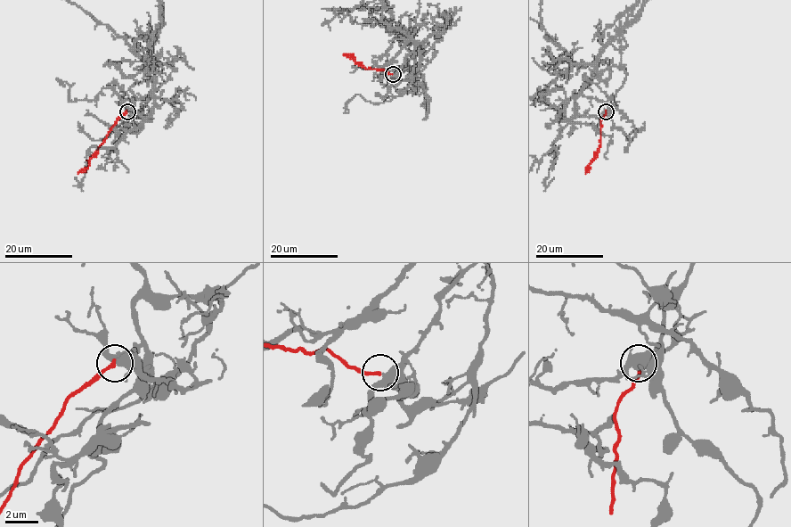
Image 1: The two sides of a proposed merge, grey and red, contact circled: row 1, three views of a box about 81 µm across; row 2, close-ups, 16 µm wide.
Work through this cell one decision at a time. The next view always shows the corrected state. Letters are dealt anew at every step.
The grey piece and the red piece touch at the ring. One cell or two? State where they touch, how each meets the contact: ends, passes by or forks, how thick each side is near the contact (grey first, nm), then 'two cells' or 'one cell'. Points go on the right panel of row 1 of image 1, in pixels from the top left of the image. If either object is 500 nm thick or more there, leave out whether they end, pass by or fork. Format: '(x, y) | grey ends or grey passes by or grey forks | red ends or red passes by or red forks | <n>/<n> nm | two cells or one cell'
(606, 111) | grey forks | red ends | 420/220 nm | two cells

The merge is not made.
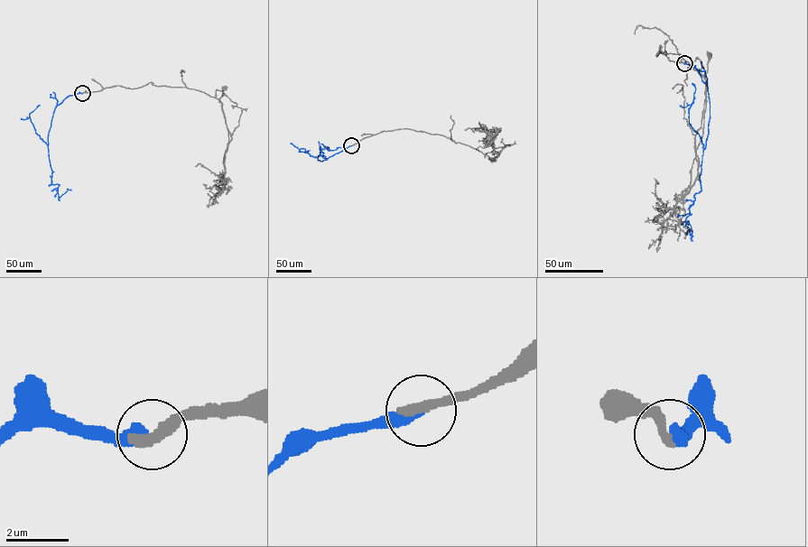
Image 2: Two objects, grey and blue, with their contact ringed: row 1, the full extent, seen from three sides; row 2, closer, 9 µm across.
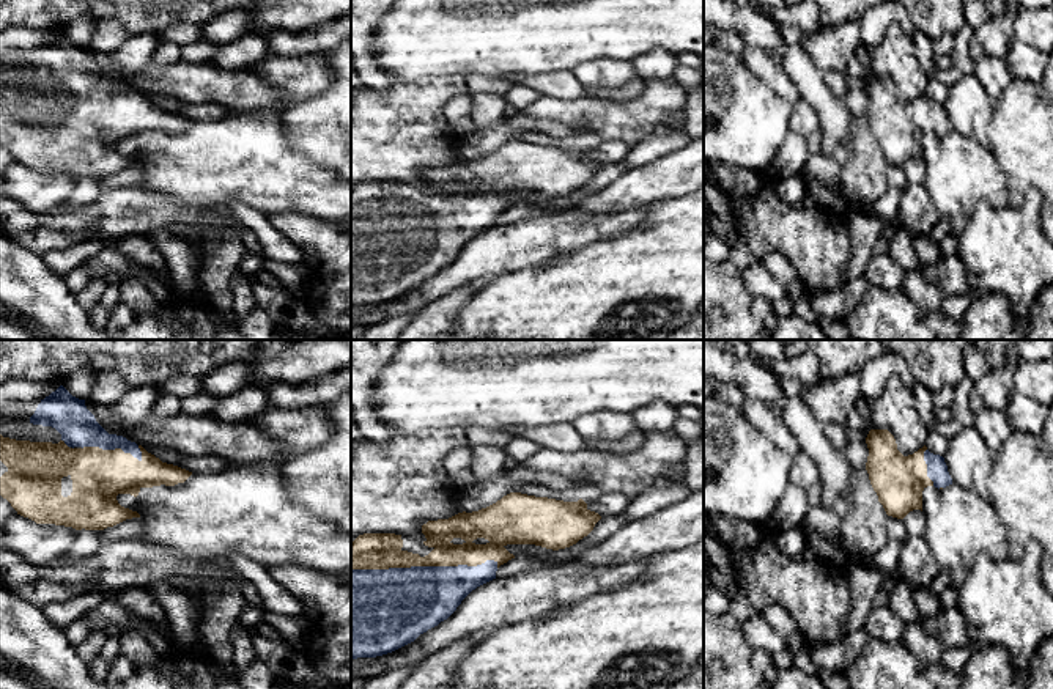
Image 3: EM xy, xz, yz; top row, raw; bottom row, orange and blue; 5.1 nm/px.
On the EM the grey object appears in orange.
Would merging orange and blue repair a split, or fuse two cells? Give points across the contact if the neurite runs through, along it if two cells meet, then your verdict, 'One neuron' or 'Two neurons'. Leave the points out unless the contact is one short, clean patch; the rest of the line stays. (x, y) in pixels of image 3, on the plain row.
One neuron

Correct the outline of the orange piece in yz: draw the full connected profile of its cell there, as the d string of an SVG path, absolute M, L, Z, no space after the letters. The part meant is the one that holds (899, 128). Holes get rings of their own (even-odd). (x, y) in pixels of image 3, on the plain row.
M870 77L866 91L866 118L888 164L903 167L913 157L922 159L927 134L940 137L952 132L944 105L930 101L926 93L903 104L888 77Z

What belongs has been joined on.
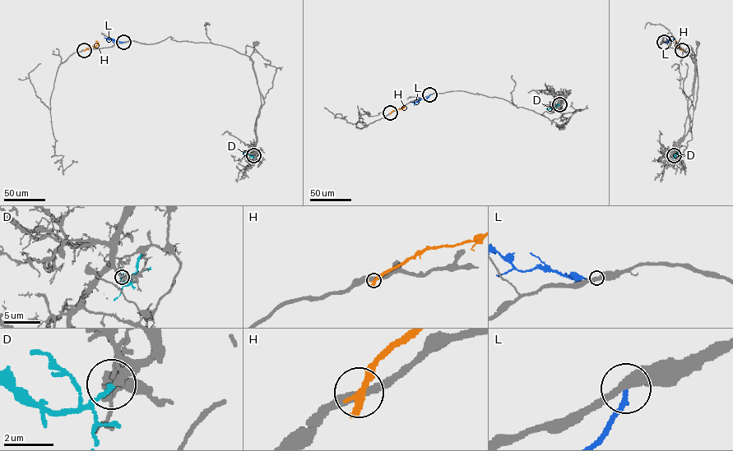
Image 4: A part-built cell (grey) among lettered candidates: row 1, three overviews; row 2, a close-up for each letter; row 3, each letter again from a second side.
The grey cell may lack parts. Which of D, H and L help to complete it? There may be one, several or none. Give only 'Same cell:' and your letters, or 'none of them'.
Same cell: D

